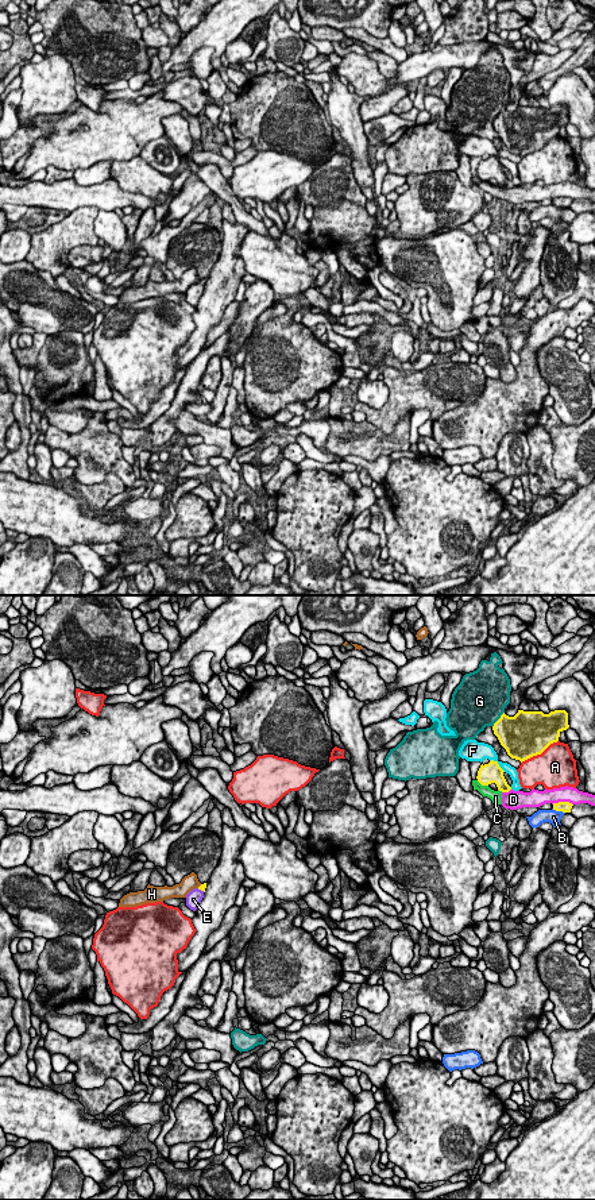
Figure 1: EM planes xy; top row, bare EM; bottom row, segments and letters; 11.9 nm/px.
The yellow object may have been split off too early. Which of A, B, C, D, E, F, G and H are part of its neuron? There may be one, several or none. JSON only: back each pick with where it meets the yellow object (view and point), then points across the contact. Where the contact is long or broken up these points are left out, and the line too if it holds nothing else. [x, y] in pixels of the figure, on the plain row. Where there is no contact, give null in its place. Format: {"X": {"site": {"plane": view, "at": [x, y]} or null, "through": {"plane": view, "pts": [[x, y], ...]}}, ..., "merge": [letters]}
{"E": {"site": {"plane": "xy", "at": [201, 285]}, "through": {"plane": "xy", "pts": [[201, 282], [201, 285], [193, 294]]}}, "merge": ["E"]}

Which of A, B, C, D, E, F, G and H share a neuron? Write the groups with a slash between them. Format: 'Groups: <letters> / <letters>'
Groups: A / B / C D / E / F / G / H

